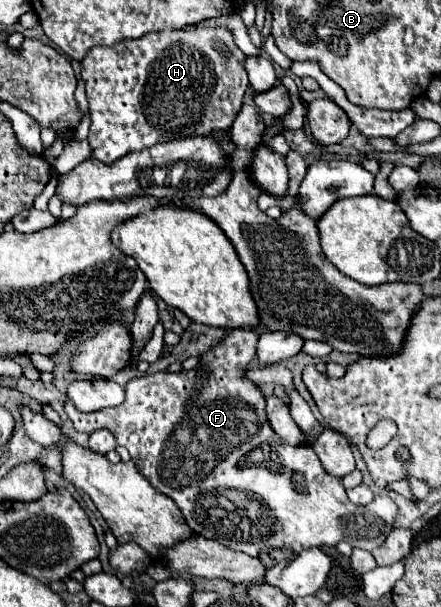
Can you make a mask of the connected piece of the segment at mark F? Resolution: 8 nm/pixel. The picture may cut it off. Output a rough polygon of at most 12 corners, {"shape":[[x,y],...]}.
{"shape":[[231,329],[83,413],[193,533],[259,557],[393,529],[285,445]]}

